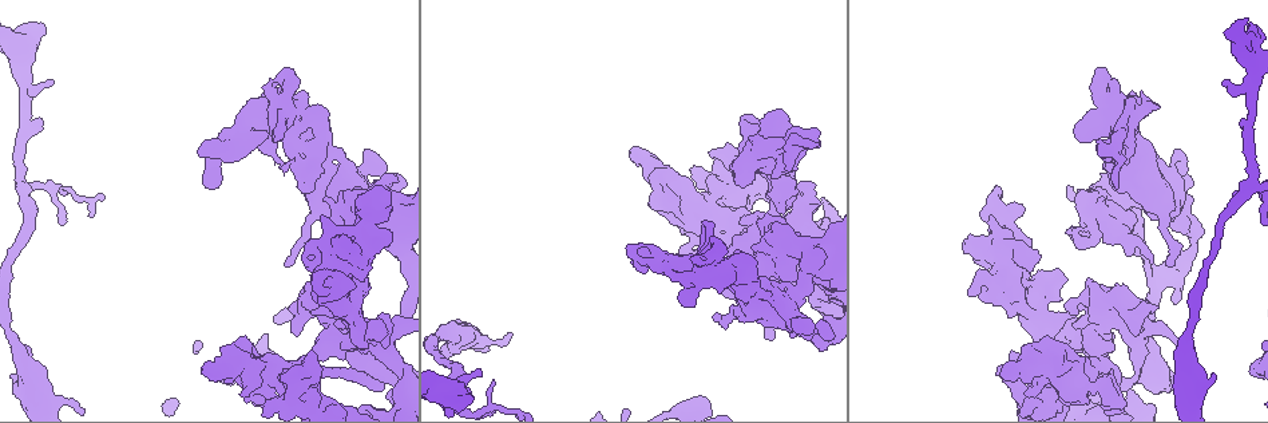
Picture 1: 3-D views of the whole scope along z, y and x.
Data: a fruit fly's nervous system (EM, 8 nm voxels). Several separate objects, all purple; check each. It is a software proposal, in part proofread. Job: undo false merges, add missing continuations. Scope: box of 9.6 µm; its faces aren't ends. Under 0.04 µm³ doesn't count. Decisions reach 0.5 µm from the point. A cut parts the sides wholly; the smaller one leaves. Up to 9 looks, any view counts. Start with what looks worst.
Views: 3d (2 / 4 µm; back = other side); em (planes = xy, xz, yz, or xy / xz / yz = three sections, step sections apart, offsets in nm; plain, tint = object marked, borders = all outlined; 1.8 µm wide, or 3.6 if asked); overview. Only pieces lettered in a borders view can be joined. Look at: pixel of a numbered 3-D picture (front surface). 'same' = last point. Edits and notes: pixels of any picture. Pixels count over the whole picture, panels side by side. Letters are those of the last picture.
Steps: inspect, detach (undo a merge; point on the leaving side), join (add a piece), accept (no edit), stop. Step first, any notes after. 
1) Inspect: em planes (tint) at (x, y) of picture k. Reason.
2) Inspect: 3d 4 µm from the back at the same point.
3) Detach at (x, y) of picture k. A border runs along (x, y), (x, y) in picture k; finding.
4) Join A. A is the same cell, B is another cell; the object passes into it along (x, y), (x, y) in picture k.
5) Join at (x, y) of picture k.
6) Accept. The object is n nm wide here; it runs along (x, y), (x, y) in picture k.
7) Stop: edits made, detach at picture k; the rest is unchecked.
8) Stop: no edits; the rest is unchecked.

Inspect: 3d 2 µm at (1049, 390) of picture 1. Thick turns thin.

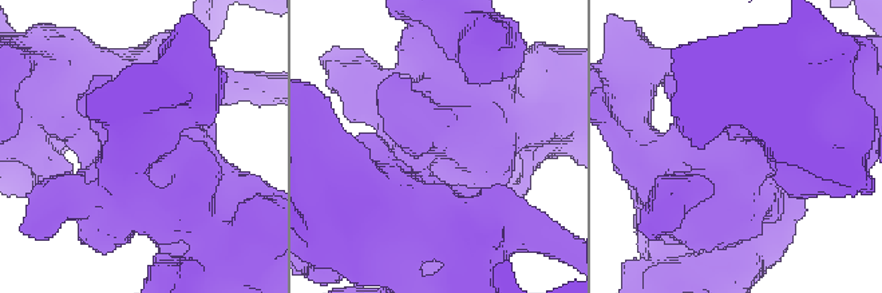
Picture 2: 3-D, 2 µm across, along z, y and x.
Inspect: em planes (borders) at (409, 156) of picture 2. Need the tissue.

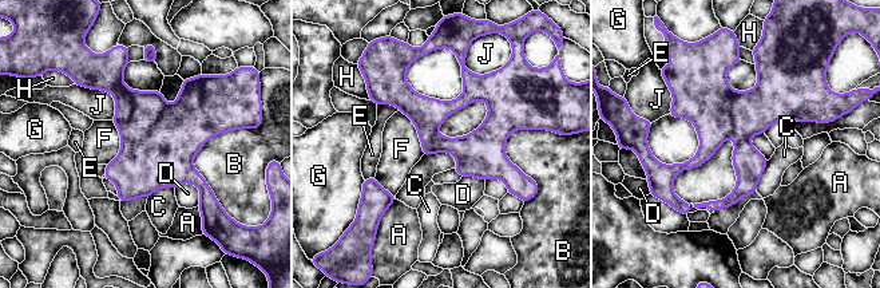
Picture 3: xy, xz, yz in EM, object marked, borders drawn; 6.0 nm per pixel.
Detach at (165, 157) of picture 3. The longest contact is with B, 420 nm; A, B, C, D, E, F, G, H and J are other cells; a border runs along (166, 103), (142, 139), (122, 139) in picture 3; a second cell is stuck on.

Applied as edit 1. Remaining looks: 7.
Inspect: em 3.6 µm planes (borders) at (1113, 312) of picture 1. A narrow waist.

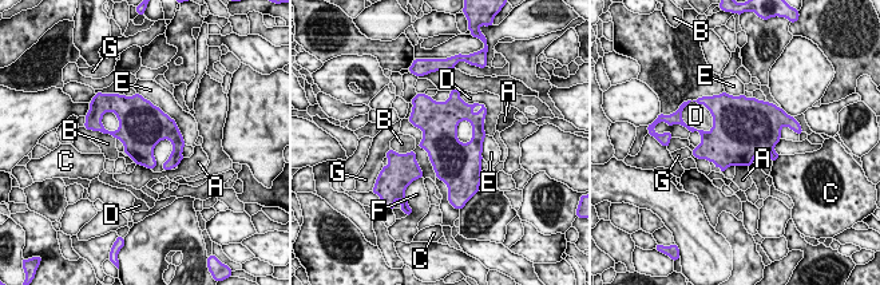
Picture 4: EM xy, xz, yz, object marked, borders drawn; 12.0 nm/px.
Accept. The object is 440 nm wide here; A, B, C, D, E, F and G are other cells; a border runs along (413, 105), (408, 119) in picture 4; all the same cell.

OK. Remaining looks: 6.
Inspect: 3d 4 µm at (1176, 197) of picture 1. Four-way junction.

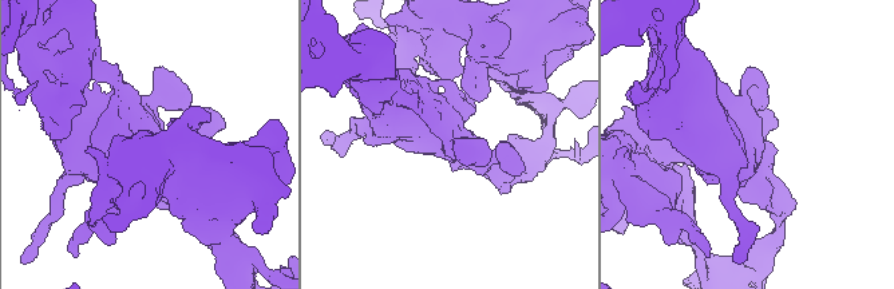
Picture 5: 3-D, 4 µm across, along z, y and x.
Inspect: em planes (tint) at the same point.

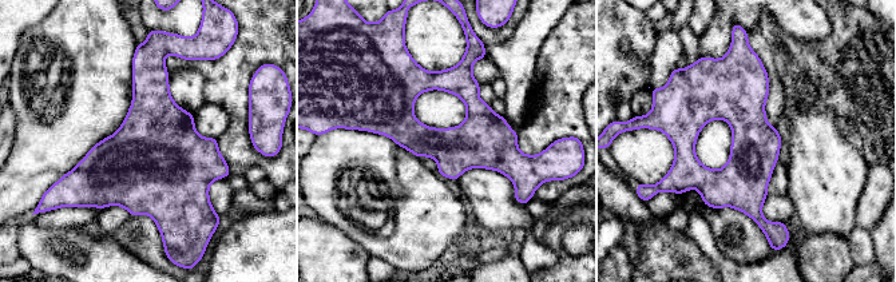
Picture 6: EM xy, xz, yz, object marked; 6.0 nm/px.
Inspect: em planes (borders) at the same point.

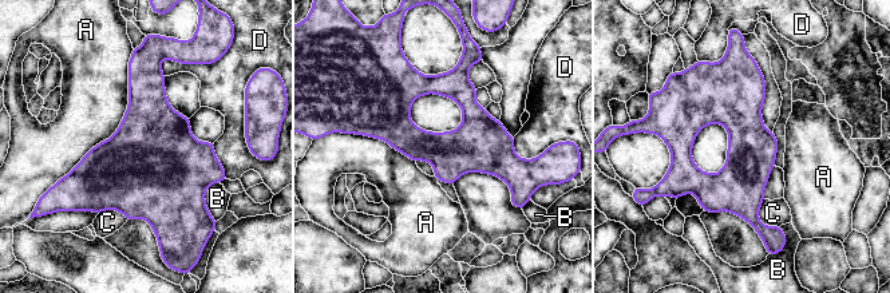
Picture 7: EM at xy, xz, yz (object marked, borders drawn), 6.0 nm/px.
Accept. A, B, C and D are other cells; it runs along (736, 67), (747, 208), (758, 226) in picture 7; one cell here.

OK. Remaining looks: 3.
Inspect: 3d 4 µm at (713, 277) of picture 1. Looks like a crossing.

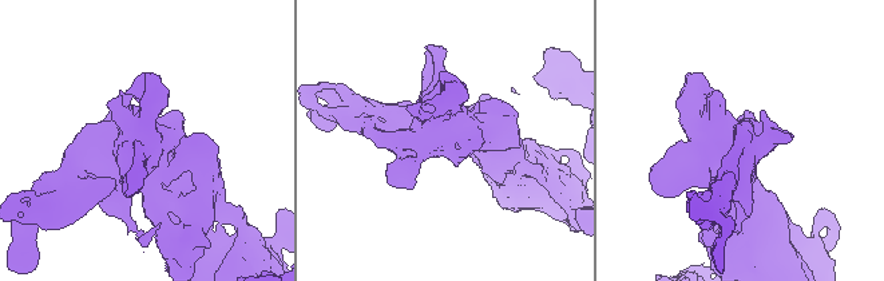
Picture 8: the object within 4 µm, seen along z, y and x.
Inspect: em planes (borders) at (444, 138) of picture 8.

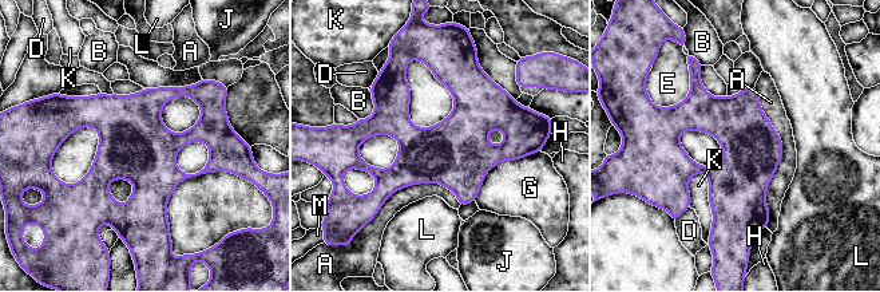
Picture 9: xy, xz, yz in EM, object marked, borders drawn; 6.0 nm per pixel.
Accept. A, B, D, E, G, H, J, K, L and M are other cells; a border runs along (753, 87), (781, 142), (766, 227) in picture 9; all the same cell.

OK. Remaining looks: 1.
Stop: edits made, detach at picture 3; the rest is unchecked.

